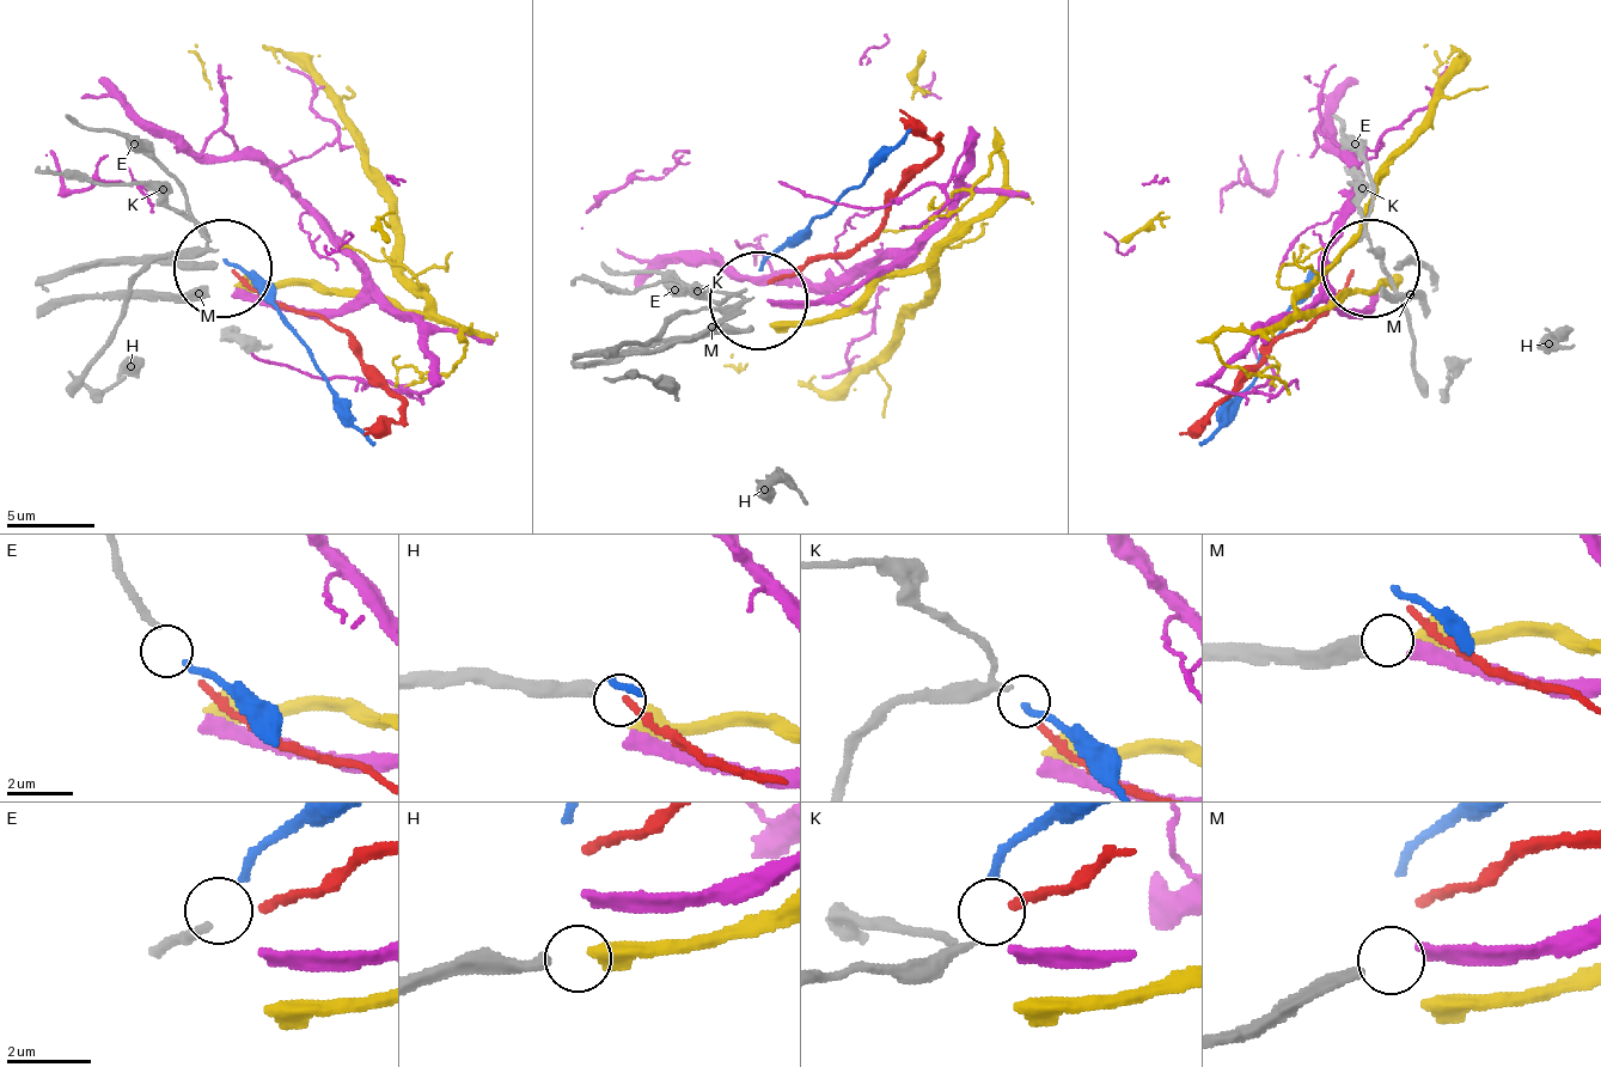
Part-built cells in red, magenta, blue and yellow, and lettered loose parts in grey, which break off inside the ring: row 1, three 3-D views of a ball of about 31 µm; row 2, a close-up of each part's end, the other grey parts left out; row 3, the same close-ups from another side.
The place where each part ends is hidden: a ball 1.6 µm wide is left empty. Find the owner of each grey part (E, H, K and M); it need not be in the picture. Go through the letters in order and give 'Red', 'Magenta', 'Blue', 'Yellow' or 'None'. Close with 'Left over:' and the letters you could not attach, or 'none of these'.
E: Blue
H: Yellow
K: Red
M: Magenta
Left over: none of these

